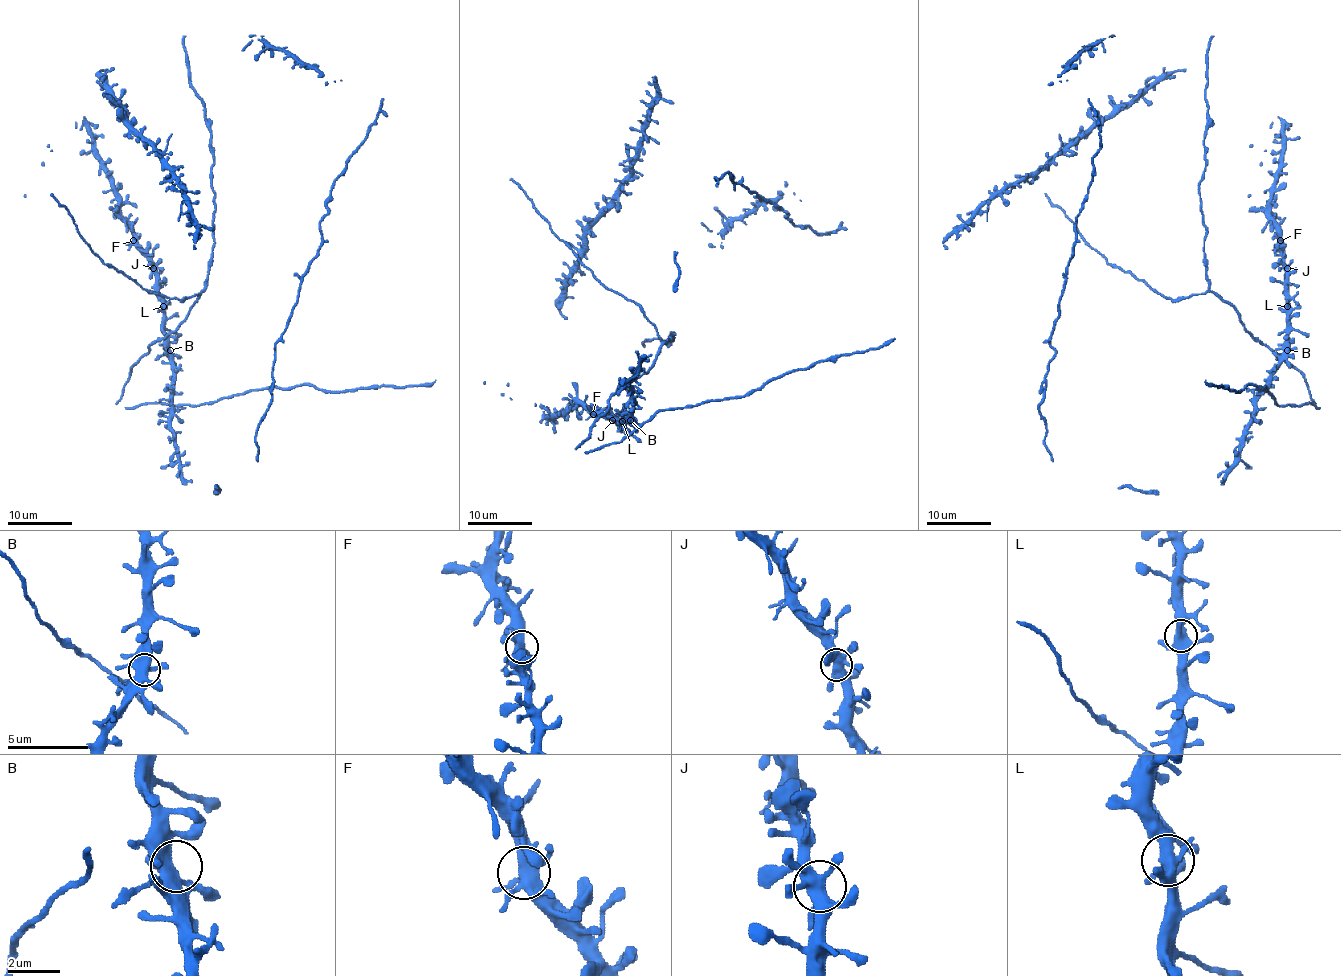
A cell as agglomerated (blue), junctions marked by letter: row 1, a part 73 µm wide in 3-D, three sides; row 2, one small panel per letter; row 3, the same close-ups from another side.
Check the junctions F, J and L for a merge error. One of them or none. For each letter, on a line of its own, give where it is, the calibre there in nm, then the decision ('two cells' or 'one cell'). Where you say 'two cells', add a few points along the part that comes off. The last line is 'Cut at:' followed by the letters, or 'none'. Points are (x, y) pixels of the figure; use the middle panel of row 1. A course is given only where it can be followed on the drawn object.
F: at (593, 414); 440 nm thick; one cell
J: at (612, 420); 440 nm thick; one cell
L: at (622, 421); 460 nm thick; one cell
Cut at: none

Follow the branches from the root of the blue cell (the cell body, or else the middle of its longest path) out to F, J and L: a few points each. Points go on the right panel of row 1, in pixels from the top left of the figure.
F: (1253, 337), (1269, 346), (1276, 356), (1284, 351), (1287, 271), (1280, 240)
J: (1253, 337), (1269, 346), (1276, 356), (1284, 351), (1287, 268)
L: (1253, 337), (1279, 356), (1285, 342), (1287, 306)

